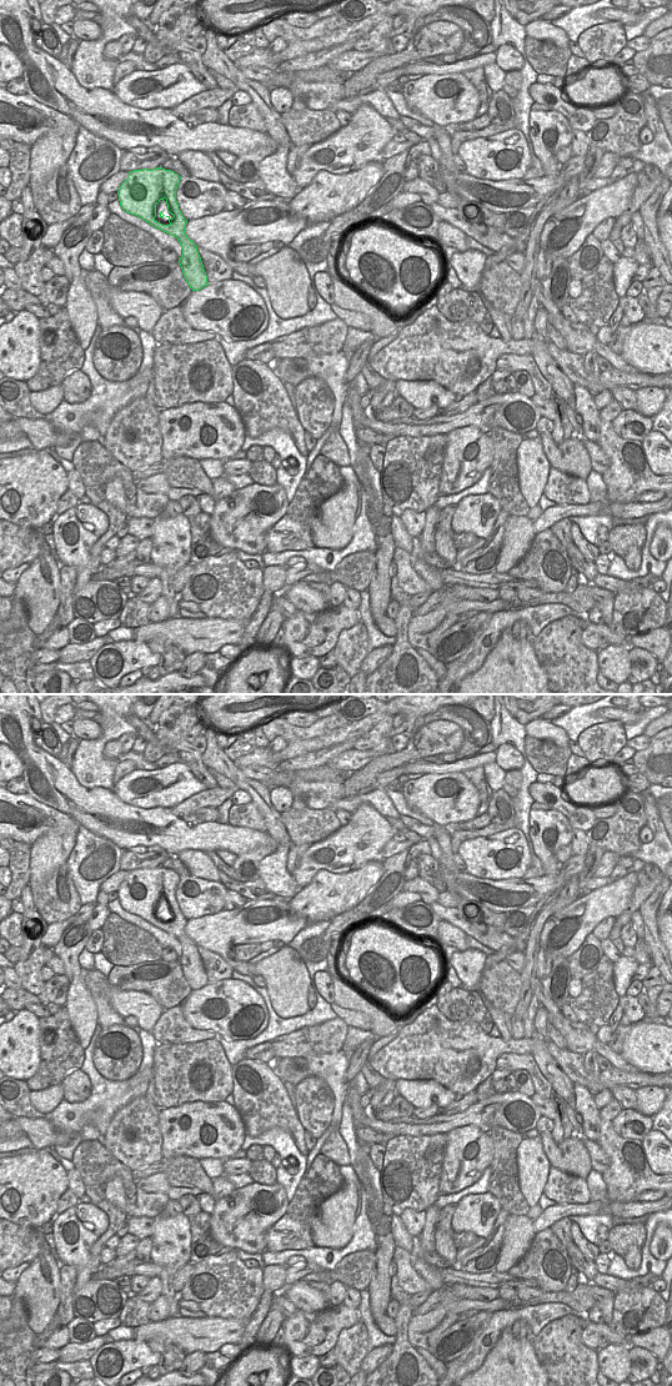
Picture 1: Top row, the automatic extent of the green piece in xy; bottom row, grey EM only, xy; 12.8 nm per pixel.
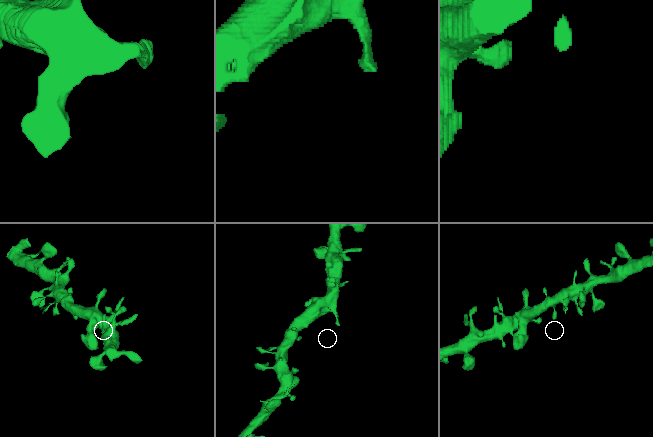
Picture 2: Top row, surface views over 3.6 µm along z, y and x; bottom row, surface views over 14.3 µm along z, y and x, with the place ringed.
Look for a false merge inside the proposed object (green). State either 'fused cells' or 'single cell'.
single cell

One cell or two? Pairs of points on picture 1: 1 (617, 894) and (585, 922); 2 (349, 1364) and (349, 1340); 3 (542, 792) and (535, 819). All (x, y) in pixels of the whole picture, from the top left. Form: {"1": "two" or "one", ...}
{"1": "one", "2": "one", "3": "two"}

